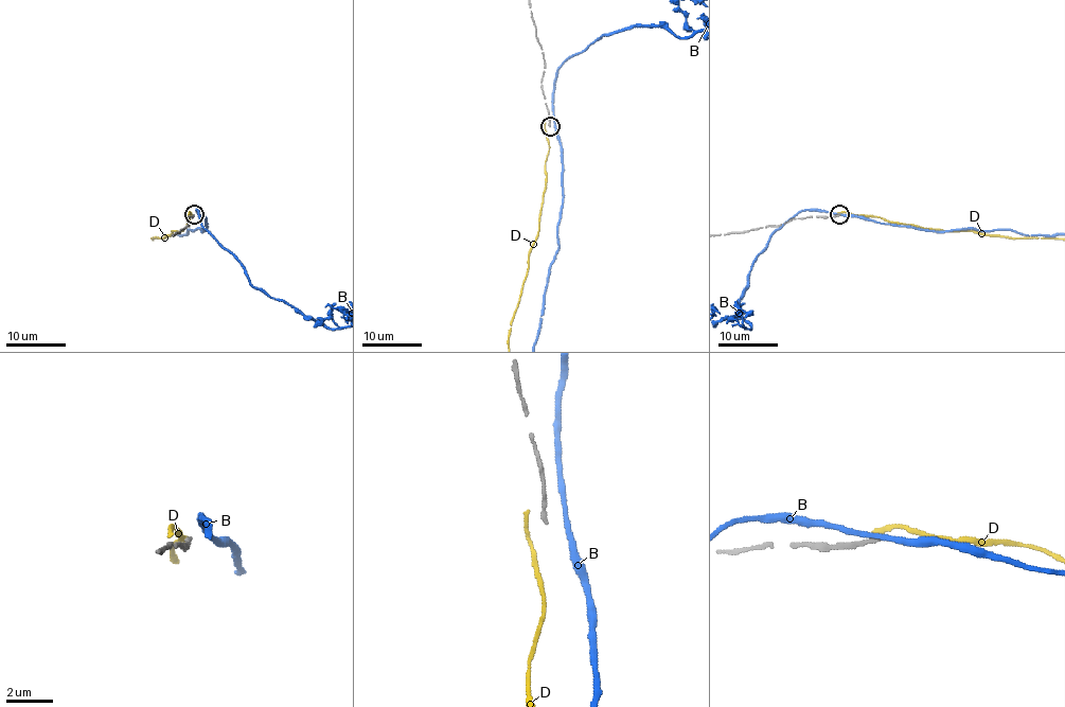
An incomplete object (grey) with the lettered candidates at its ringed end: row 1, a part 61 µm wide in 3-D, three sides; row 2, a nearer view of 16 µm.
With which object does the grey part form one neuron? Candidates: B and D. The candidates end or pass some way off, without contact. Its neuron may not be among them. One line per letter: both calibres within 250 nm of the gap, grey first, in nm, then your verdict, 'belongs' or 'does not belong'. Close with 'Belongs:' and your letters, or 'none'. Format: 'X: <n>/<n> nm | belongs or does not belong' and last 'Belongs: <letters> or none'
B: 150/220 nm | does not belong
D: 150/220 nm | does not belong
Belongs: none

